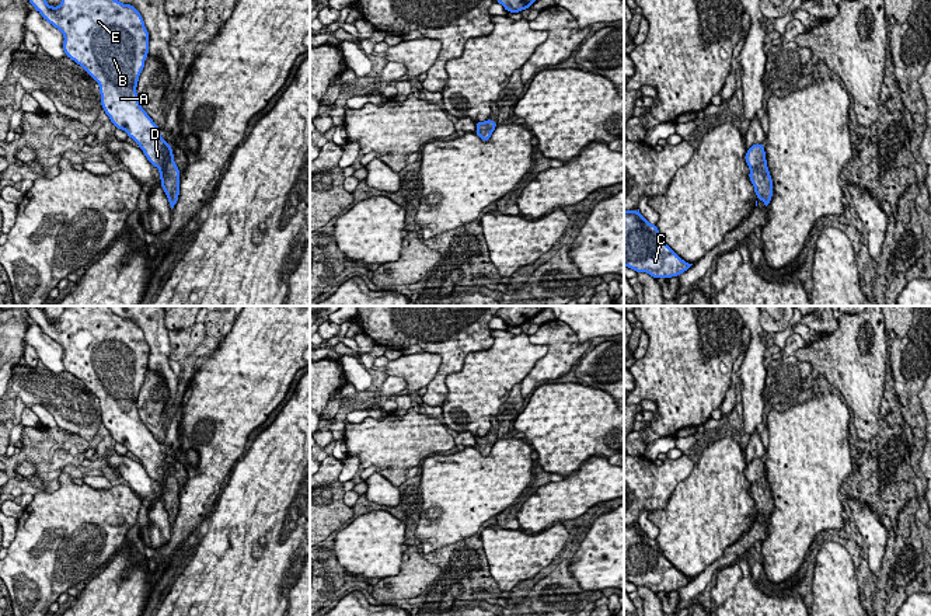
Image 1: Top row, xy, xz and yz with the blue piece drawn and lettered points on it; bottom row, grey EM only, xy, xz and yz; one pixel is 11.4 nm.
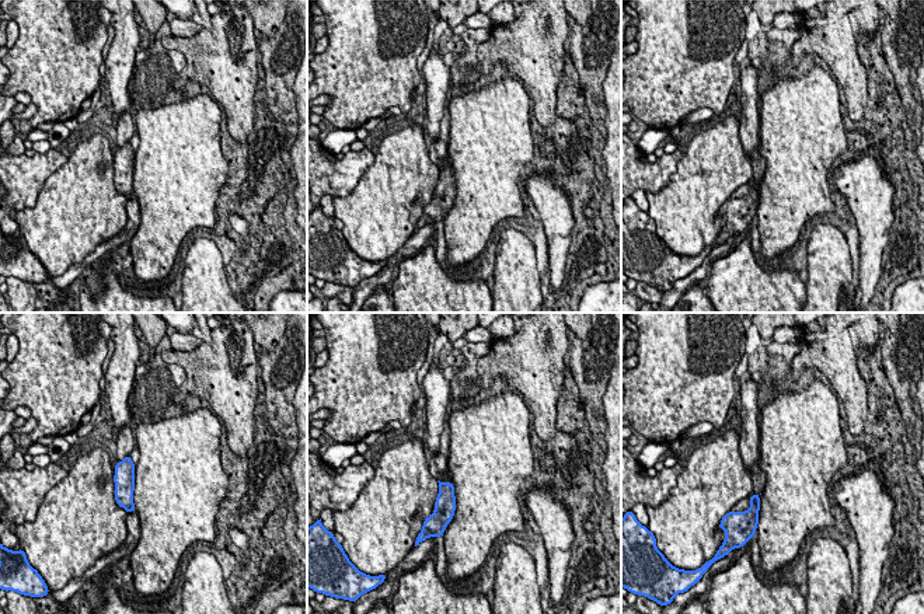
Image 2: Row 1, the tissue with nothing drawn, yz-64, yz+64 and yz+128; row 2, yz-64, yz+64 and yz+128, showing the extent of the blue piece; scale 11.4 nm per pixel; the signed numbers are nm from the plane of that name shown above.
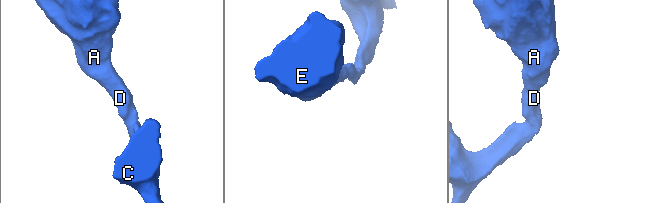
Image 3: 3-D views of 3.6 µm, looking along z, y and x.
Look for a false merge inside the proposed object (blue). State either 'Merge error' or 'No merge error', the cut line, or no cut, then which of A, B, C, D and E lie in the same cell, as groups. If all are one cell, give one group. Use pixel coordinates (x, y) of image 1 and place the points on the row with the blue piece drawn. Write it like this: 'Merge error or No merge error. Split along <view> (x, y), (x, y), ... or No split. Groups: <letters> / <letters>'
No merge error. No split. Groups: A B C D E

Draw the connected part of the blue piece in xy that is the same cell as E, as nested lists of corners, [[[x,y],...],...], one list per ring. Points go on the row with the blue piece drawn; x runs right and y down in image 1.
[[[29,0],[29,3],[41,13],[43,20],[63,34],[63,51],[66,56],[80,65],[98,83],[102,109],[115,128],[125,130],[128,136],[139,145],[150,164],[158,168],[161,188],[172,209],[179,196],[181,173],[174,161],[172,147],[167,140],[161,139],[161,129],[142,108],[136,93],[139,76],[144,67],[146,56],[149,55],[150,36],[140,13],[133,6],[123,4],[118,0],[62,0],[57,7],[49,6],[46,0]]]

